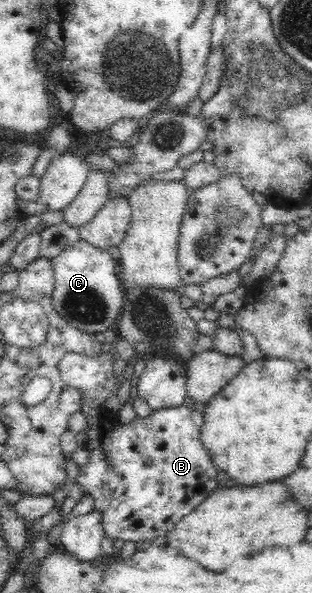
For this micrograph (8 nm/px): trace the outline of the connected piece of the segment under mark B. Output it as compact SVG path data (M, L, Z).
M66 352L57 370L61 379L70 387L78 389L82 395L81 412L86 419L85 433L88 442L83 448L89 459L87 463L79 465L76 486L84 490L84 494L94 498L94 511L102 513L101 523L105 536L112 540L124 542L142 542L152 540L158 536L167 536L168 532L190 514L207 496L218 488L216 482L216 467L212 464L207 450L200 443L200 427L203 423L203 413L192 408L189 403L160 409L152 412L148 417L135 417L127 425L119 424L117 413L107 410L106 400L114 388L118 388L119 381L114 373L113 352L102 353L96 359L85 357L76 352Z

